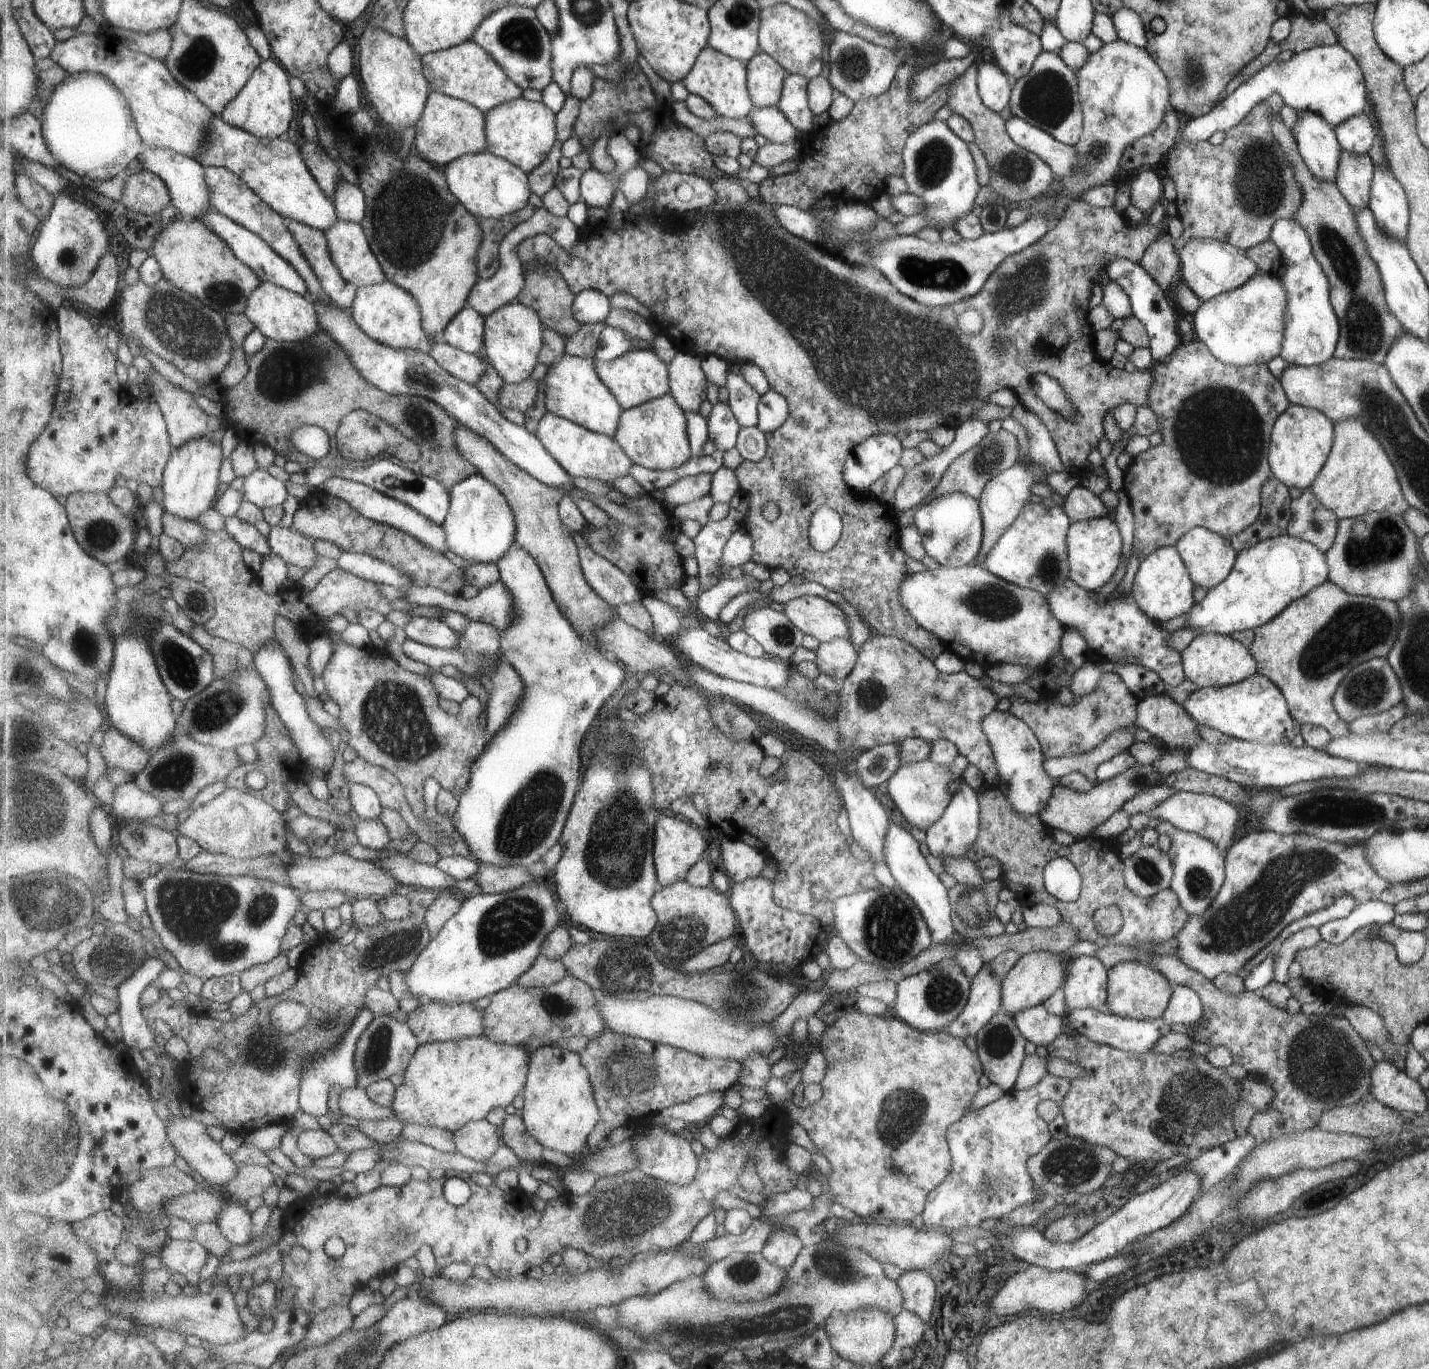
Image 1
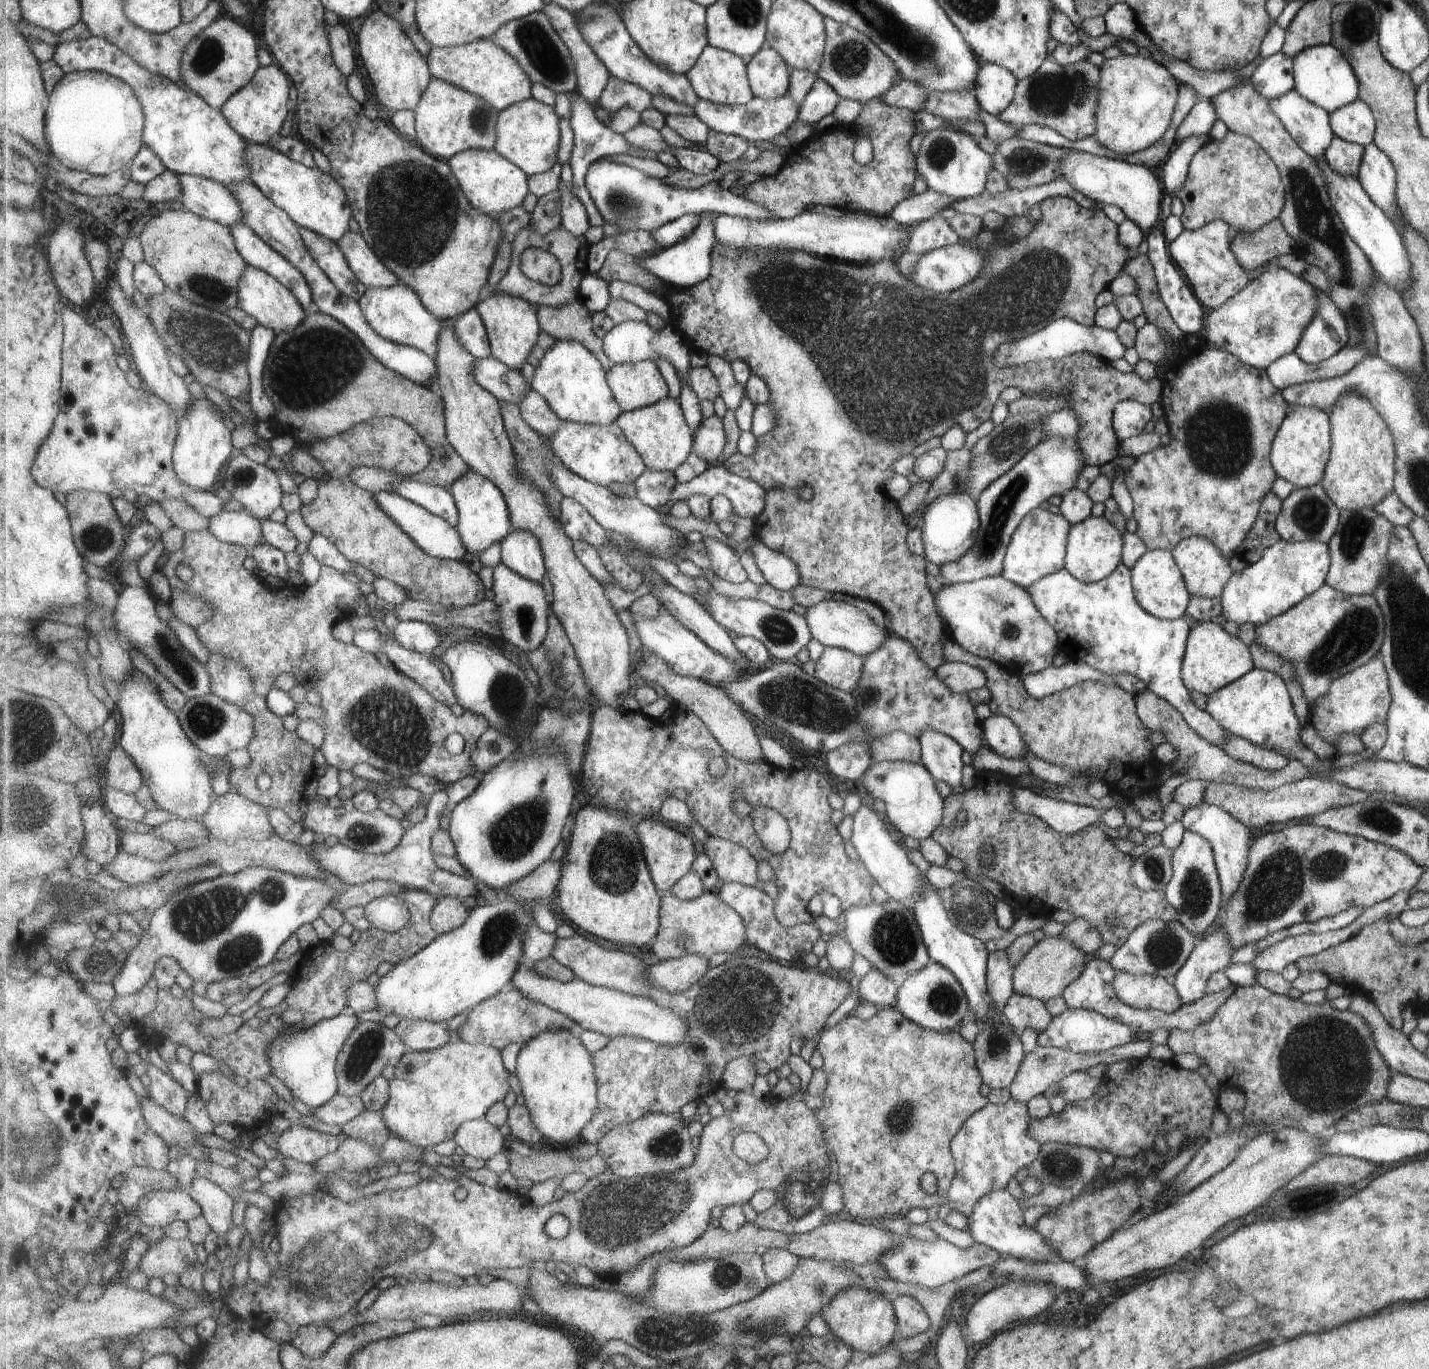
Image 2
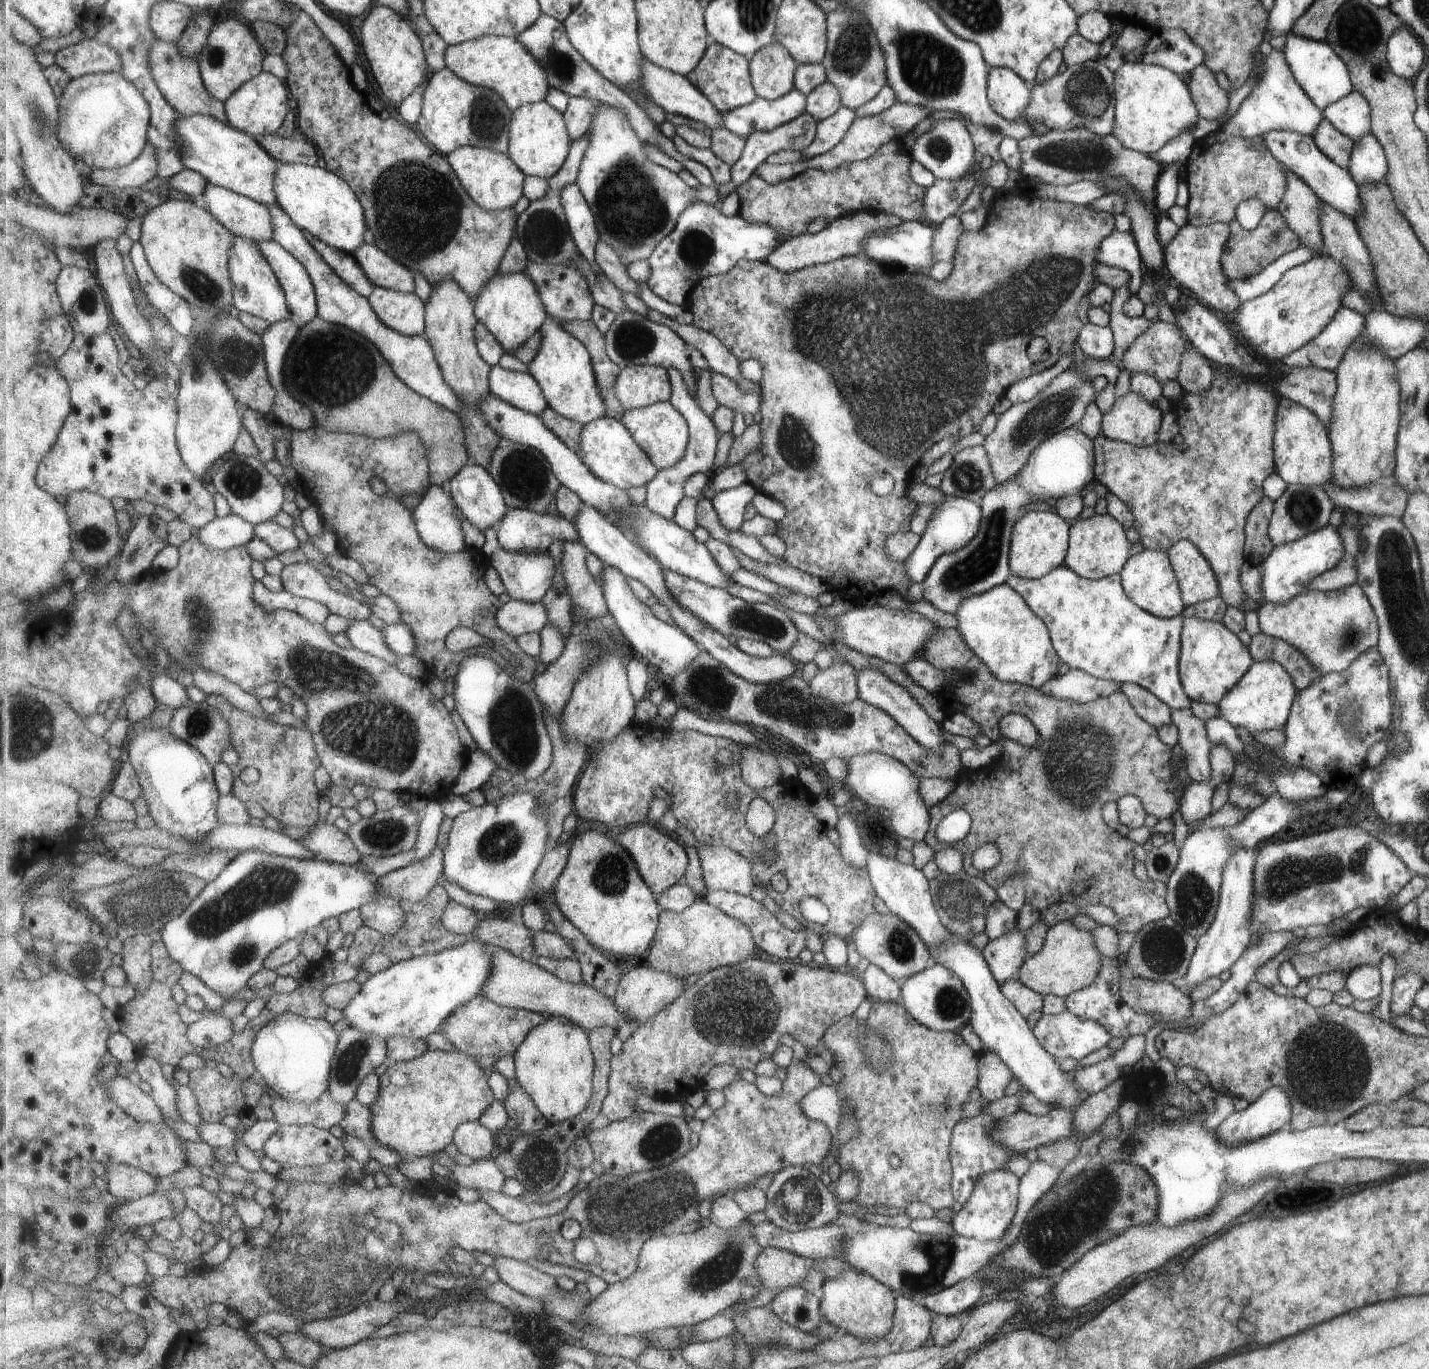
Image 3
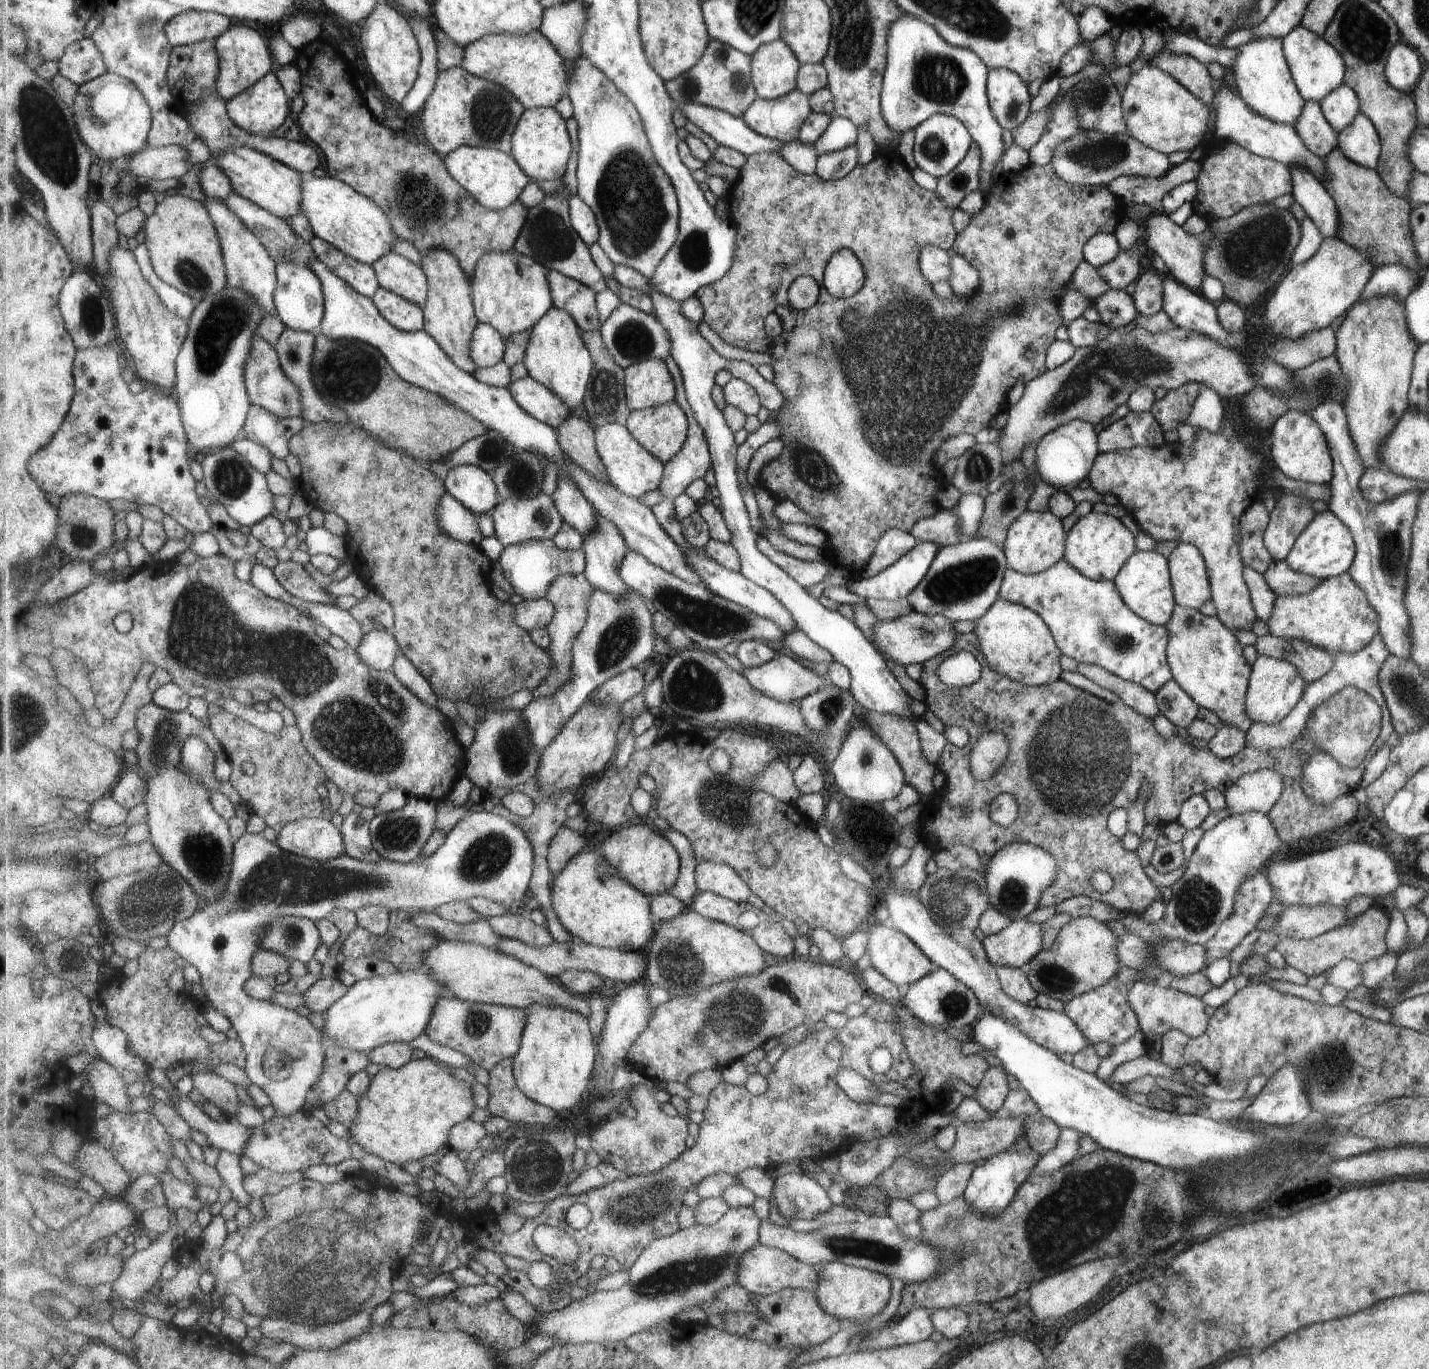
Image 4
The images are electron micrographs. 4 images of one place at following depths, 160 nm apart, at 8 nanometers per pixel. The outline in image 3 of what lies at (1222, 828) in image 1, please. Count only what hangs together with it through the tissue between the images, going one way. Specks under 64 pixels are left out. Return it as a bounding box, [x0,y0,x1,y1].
[1181,848,1256,995]

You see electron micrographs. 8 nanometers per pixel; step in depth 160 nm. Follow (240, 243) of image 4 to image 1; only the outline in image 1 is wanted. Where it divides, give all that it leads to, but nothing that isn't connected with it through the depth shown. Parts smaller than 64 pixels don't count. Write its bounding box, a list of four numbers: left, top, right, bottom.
[245,281,321,342]

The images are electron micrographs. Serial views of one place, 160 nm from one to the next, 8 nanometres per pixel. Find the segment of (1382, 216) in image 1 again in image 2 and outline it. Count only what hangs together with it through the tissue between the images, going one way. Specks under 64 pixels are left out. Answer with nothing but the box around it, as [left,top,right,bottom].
[1356,142,1399,221]

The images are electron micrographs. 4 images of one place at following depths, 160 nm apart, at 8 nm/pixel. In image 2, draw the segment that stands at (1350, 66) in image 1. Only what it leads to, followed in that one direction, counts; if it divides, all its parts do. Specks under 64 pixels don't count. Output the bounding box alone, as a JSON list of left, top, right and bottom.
[1162,44,1359,198]

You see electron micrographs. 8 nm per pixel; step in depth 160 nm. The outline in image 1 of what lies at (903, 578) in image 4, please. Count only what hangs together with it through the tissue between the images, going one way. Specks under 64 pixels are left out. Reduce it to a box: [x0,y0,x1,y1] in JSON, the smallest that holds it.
[913,492,983,567]

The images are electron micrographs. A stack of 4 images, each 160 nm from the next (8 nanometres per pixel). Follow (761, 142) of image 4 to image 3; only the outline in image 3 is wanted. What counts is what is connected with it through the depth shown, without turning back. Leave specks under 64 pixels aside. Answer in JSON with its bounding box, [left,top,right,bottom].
[641,56,723,129]

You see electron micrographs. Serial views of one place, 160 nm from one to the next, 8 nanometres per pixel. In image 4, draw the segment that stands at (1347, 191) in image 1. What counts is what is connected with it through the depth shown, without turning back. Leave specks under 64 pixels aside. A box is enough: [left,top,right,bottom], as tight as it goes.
[1292,101,1339,157]

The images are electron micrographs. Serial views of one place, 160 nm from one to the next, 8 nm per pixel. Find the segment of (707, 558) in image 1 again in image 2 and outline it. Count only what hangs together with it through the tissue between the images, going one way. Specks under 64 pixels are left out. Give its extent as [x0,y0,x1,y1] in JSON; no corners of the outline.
[671,463,767,520]

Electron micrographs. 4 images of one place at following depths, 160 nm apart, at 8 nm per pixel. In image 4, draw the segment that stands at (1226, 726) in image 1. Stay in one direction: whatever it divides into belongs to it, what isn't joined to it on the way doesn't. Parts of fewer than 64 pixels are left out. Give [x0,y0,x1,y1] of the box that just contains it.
[1244,655,1306,724]

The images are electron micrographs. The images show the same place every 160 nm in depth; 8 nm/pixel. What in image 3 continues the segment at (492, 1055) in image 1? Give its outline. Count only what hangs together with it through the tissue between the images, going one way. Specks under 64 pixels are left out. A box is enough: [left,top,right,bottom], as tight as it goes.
[370,1049,495,1158]

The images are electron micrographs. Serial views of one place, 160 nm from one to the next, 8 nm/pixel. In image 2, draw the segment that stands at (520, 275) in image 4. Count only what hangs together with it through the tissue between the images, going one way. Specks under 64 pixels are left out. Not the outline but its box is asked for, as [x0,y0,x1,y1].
[476,293,543,370]

